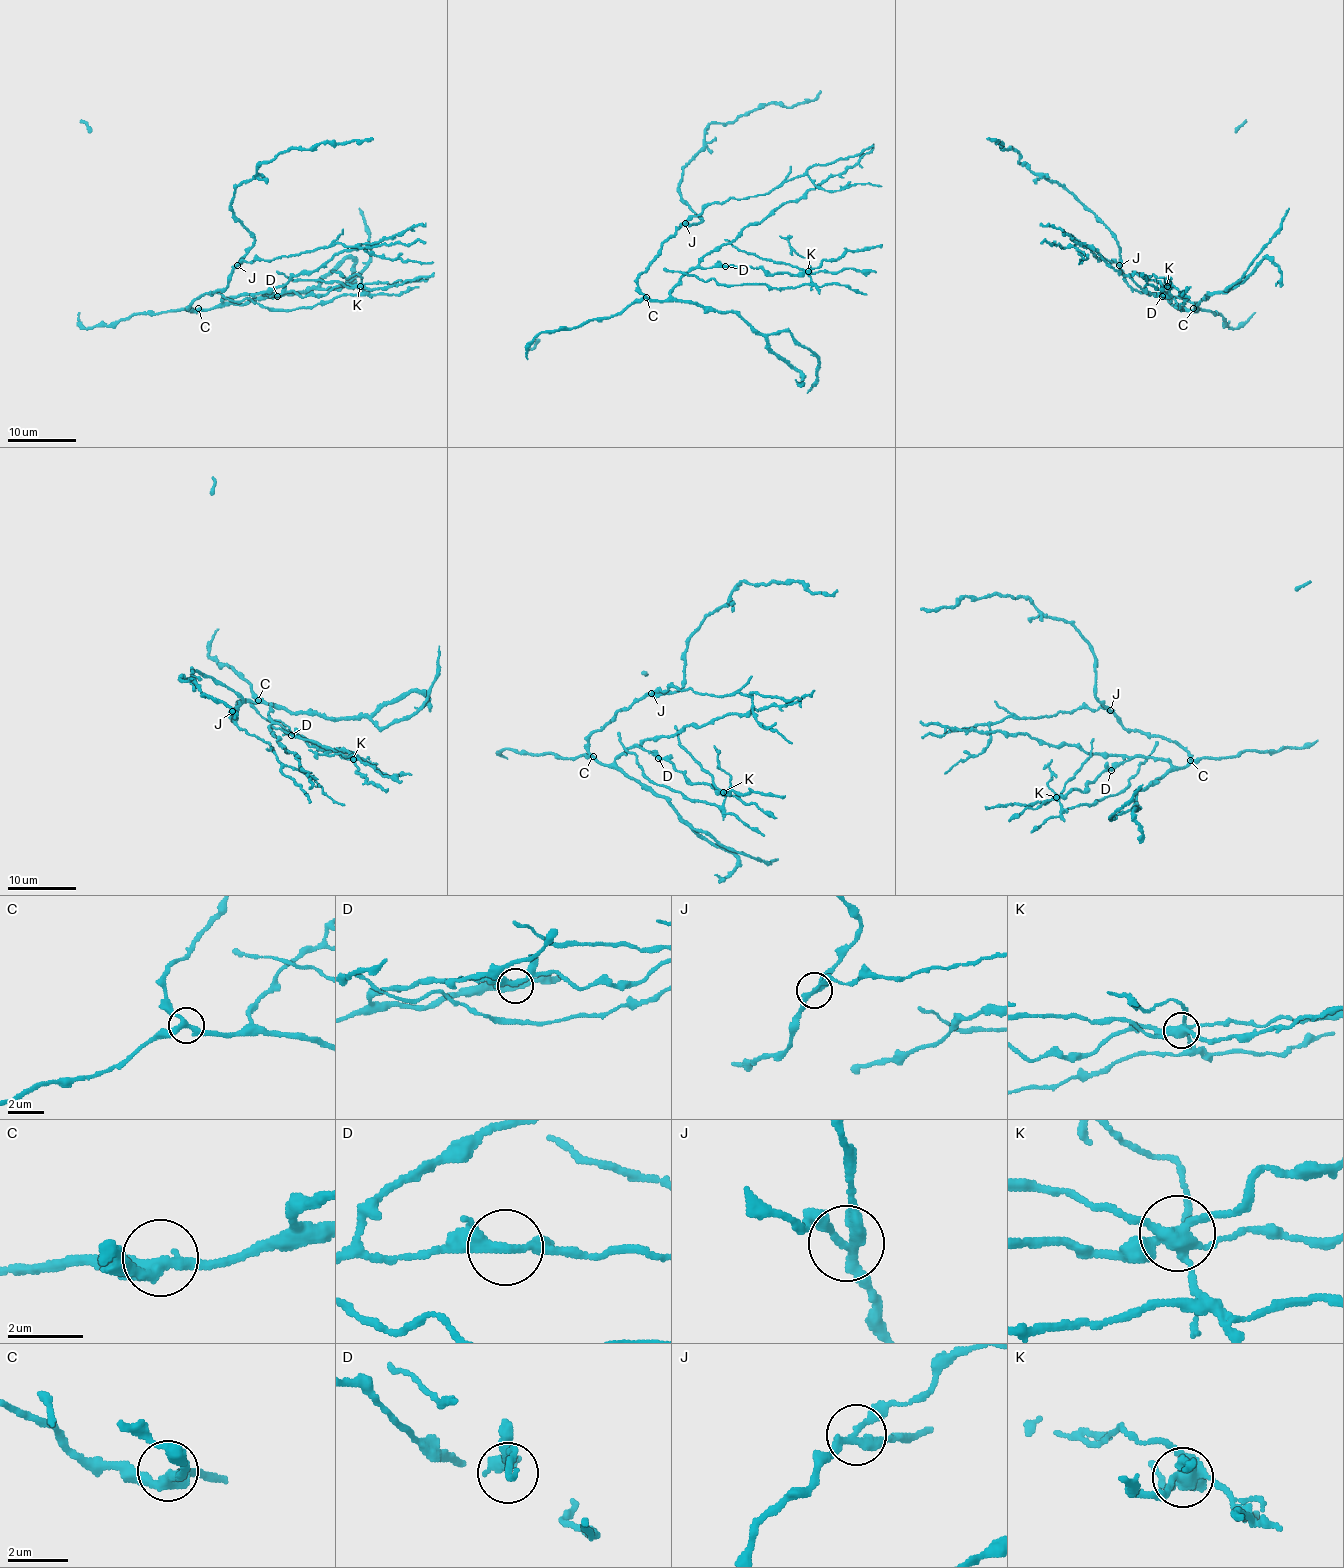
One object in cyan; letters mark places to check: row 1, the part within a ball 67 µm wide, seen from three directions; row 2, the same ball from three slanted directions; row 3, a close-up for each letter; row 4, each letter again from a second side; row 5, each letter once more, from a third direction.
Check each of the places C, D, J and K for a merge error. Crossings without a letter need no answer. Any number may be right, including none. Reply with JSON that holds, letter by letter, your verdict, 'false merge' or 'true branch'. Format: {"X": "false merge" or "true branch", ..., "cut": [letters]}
{"C": "true branch", "D": "true branch", "J": "false merge", "K": "false merge", "cut": ["J", "K"]}

